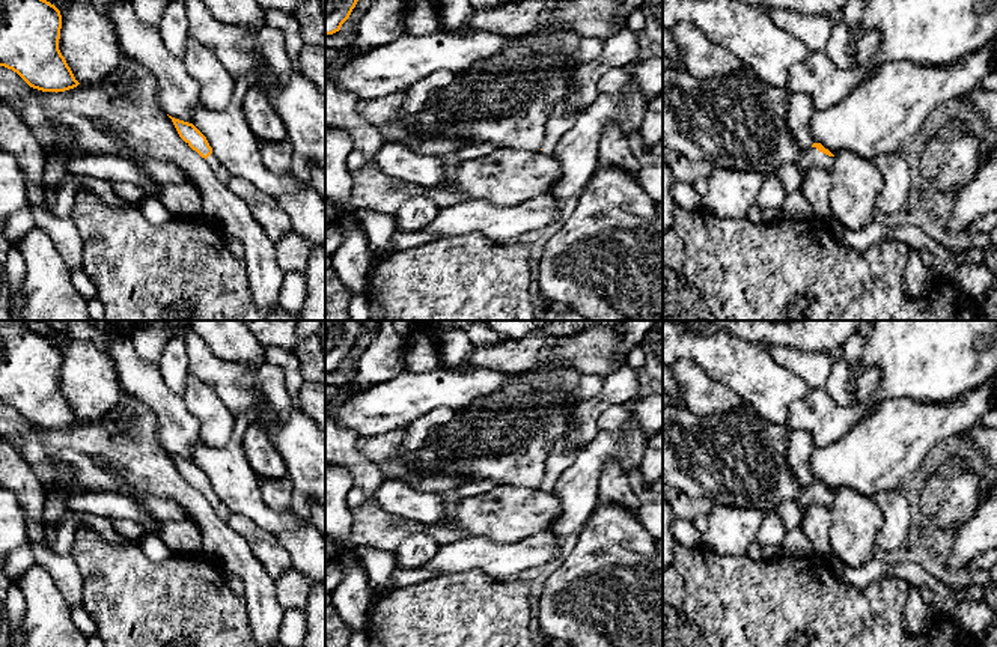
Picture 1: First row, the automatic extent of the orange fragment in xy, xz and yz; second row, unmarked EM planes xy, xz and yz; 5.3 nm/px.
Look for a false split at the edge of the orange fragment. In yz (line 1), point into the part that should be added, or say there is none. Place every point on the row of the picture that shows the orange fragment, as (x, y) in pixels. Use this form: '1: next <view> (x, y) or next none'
1: next yz (812, 157)

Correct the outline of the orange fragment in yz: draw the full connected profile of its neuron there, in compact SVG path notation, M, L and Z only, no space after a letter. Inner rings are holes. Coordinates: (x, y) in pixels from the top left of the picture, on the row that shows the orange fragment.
M813 143L810 149L807 149L801 159L795 163L795 167L800 170L803 176L801 191L806 193L806 173L813 167L822 167L830 170L834 163L834 155L825 149L821 143Z

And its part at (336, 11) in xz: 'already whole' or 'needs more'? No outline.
already whole

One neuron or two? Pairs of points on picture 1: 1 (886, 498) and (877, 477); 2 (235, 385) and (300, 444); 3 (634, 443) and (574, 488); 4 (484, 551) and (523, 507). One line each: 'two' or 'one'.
1: two
2: one
3: one
4: two

